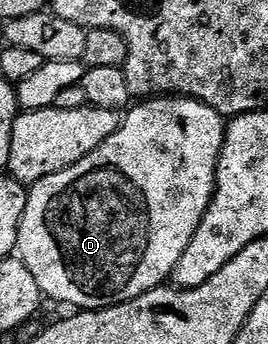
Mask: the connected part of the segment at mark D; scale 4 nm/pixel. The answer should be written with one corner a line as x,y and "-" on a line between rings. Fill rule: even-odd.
164,96
140,101
132,105
126,111
123,126
101,144
85,160
57,172
53,176
45,176
45,180
35,183
30,187
27,203
25,204
25,216
21,220
19,229
18,257
33,272
33,280
37,280
40,295
52,298
55,302
64,302
67,306
75,306
79,310
100,310
106,306
116,306
122,302
133,300
145,292
162,286
174,275
177,260
189,248
205,212
209,208
211,198
215,194
215,173
219,167
219,158
223,154
223,136
225,133
225,119
213,108
196,98
182,96

